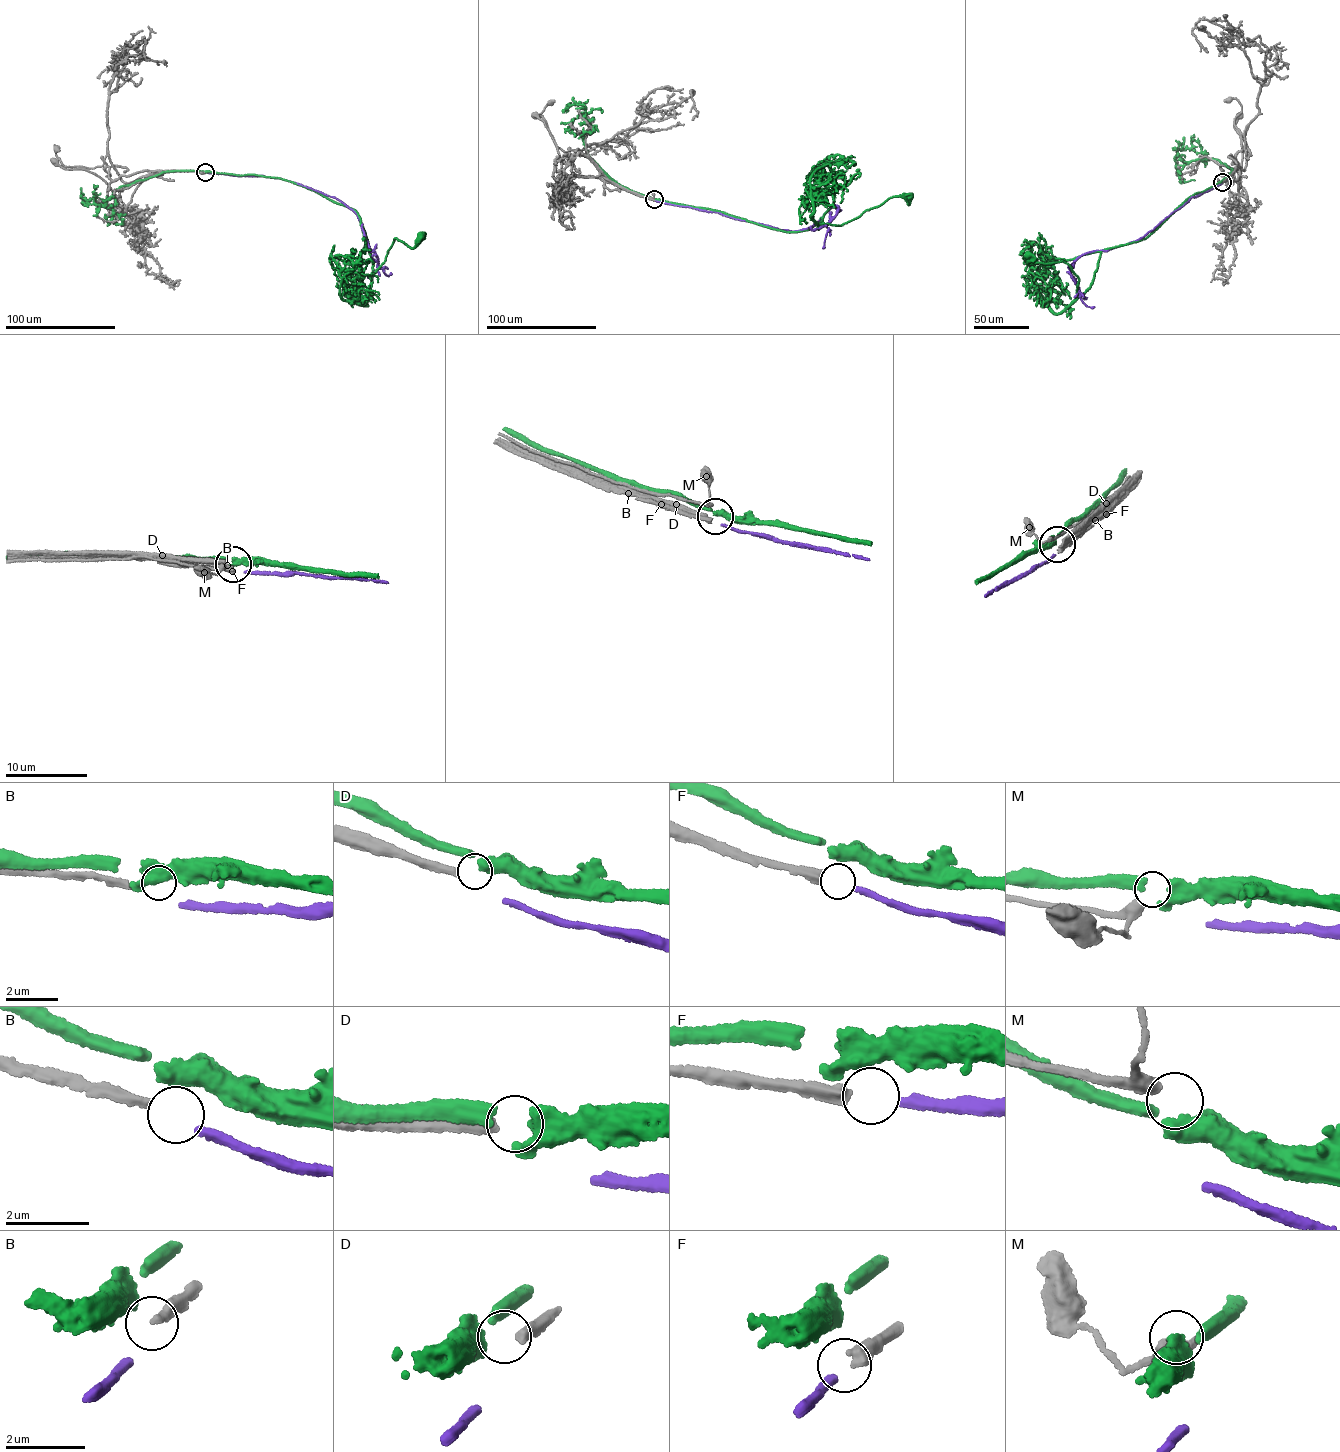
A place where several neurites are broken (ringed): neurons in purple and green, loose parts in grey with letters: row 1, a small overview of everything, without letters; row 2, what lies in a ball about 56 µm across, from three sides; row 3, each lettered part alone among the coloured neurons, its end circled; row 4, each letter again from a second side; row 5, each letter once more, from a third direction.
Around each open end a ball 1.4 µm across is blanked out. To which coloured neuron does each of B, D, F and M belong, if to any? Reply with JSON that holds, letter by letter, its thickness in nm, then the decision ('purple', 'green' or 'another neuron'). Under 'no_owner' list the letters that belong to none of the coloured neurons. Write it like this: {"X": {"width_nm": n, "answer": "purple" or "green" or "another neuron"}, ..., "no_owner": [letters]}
{"B": {"width_nm": 220, "answer": "another neuron"}, "D": {"width_nm": 320, "answer": "another neuron"}, "F": {"width_nm": 360, "answer": "purple"}, "M": {"width_nm": 280, "answer": "another neuron"}, "no_owner": ["B", "D", "M"]}

